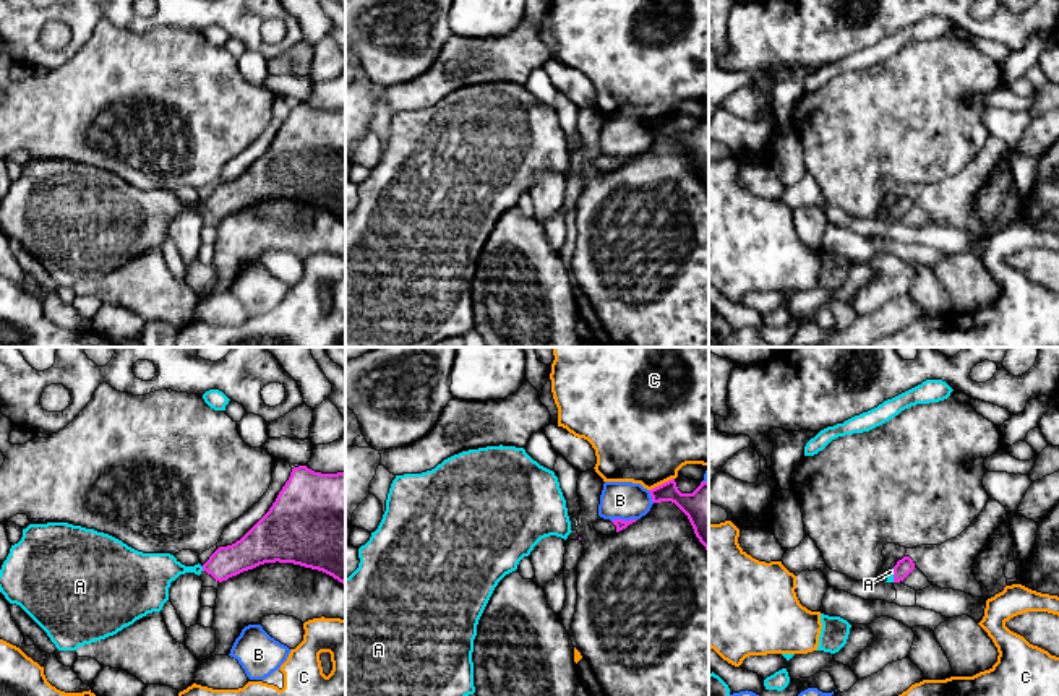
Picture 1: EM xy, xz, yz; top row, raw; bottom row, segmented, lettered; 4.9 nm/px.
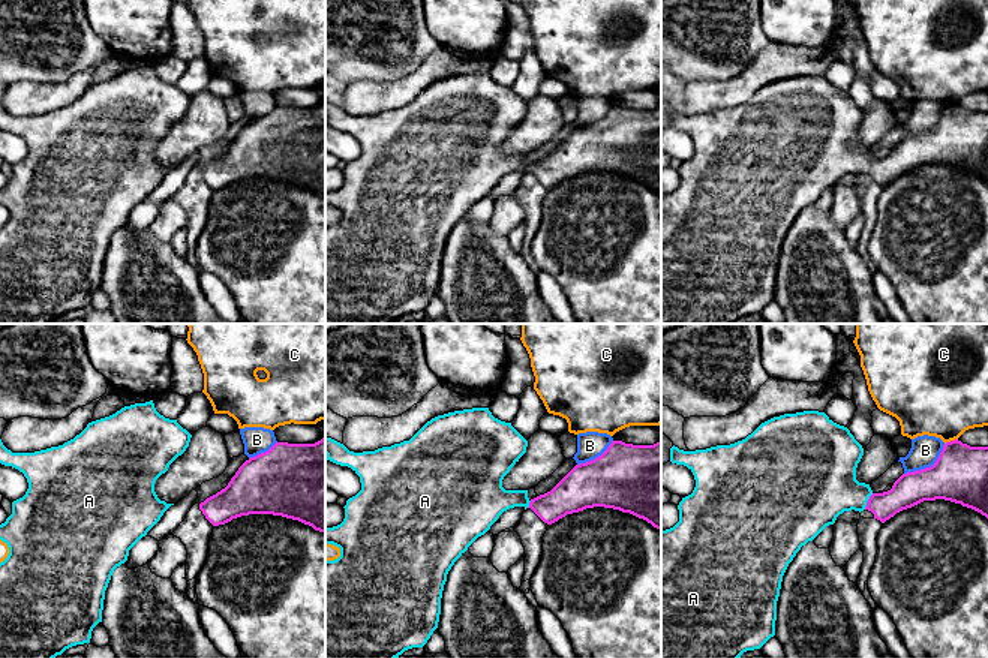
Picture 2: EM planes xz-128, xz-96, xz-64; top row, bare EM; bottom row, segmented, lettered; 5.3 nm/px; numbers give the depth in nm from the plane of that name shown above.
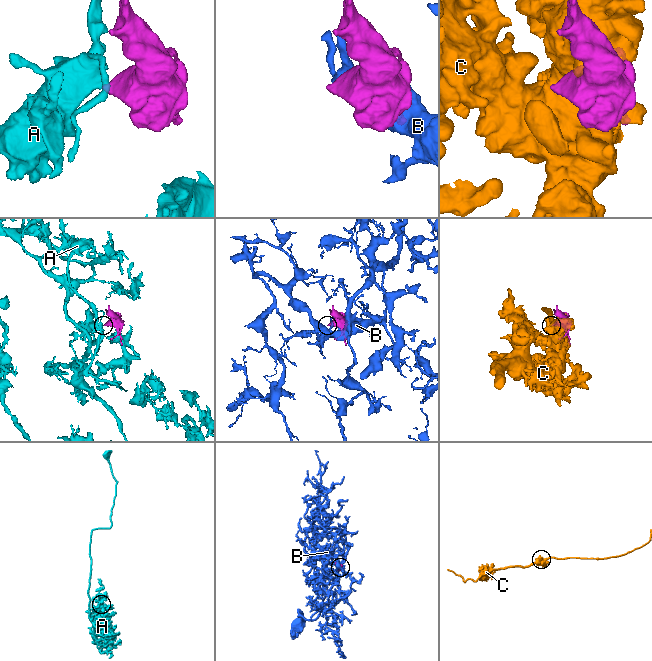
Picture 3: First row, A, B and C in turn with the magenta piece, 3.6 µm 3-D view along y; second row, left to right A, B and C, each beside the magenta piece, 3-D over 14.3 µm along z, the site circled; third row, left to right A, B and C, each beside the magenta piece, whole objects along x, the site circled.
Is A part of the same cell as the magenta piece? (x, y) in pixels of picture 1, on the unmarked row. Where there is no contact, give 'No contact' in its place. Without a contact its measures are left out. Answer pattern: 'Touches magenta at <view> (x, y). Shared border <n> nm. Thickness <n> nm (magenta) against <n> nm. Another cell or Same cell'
Touches magenta at xy (203, 205). Shared border 30 nm. Thickness 160 nm (magenta) against 200 nm. Same cell

